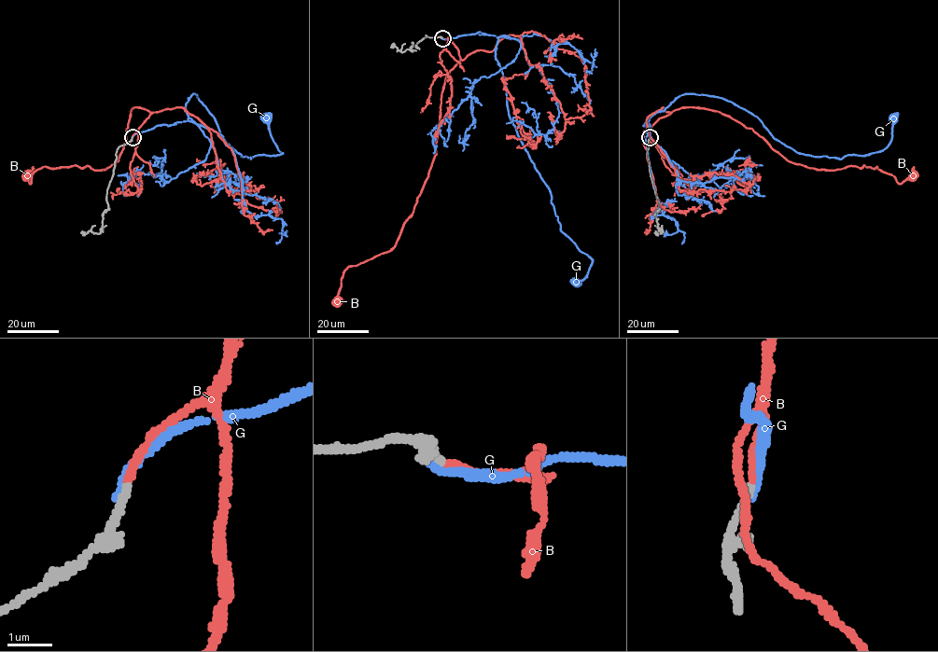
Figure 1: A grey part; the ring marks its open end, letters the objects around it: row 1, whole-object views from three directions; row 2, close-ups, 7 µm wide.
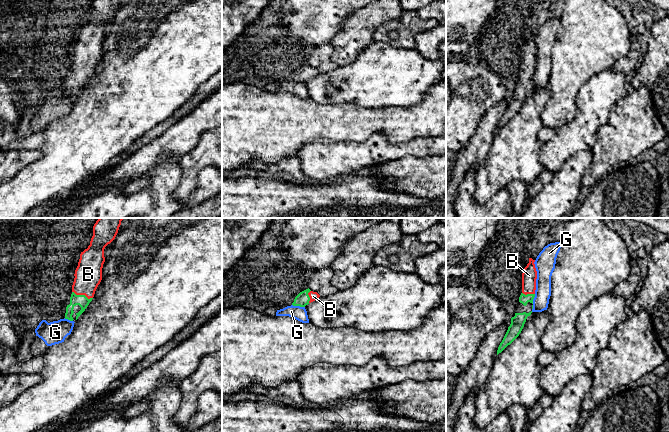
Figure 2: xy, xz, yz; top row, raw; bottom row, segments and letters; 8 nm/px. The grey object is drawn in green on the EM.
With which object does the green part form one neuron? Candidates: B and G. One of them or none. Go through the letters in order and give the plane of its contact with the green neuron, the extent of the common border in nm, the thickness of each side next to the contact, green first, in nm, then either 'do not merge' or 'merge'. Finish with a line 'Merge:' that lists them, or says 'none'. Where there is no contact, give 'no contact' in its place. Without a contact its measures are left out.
B: meets green in xy; contact 180 nm long; 90 nm thick on the green side, 220 nm on the other; merge
G: meets green in xz; contact 110 nm long; 110 nm thick on the green side, 110 nm on the other; do not merge
Merge: B

